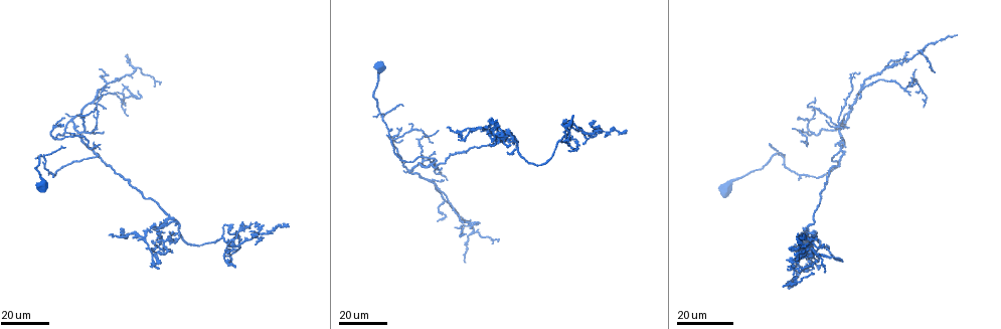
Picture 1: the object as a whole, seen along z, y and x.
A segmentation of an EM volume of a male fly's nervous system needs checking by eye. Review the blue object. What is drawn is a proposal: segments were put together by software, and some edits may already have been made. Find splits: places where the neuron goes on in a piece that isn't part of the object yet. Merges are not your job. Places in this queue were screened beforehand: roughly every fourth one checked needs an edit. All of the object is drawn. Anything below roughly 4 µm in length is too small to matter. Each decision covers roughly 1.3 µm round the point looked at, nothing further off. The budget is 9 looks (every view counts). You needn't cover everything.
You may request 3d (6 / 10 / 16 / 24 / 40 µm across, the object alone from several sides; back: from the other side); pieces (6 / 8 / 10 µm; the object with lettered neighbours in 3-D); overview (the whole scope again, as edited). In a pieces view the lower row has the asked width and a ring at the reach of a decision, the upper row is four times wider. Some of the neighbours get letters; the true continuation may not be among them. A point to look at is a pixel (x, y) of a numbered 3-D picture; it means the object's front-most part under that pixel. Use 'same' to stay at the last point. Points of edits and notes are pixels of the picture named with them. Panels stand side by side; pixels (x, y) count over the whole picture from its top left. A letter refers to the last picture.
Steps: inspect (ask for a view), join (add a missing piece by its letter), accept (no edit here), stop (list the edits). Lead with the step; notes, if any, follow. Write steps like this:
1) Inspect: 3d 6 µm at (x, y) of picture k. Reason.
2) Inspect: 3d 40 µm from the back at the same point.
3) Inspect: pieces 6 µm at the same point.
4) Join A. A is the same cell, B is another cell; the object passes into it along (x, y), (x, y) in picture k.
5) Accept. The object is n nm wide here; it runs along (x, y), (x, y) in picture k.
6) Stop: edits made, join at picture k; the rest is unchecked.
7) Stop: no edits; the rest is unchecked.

Inspect: 3d 16 µm at (108, 234) of picture 1. End of a long branch.

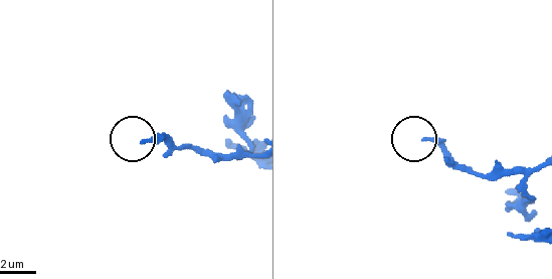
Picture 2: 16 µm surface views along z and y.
Inspect: pieces 8 µm at (424, 138) of picture 2.

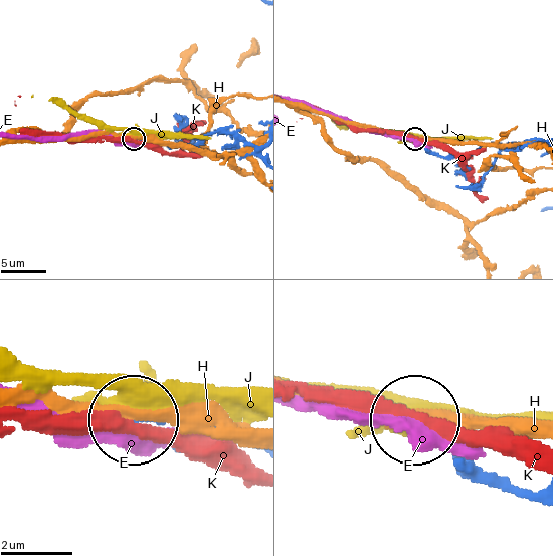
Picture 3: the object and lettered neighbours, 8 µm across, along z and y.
Accept. The object is 190 nm wide here; E, H, J and K are other cells; it runs along (532, 489), (488, 477), (418, 419) in picture 3; none of them fits.

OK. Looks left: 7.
Inspect: 3d 24 µm at (816, 231) of picture 1. Branch stops here.

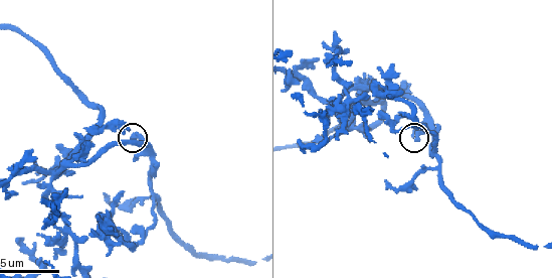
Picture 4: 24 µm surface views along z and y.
Inspect: pieces 8 µm at (413, 137) of picture 4.

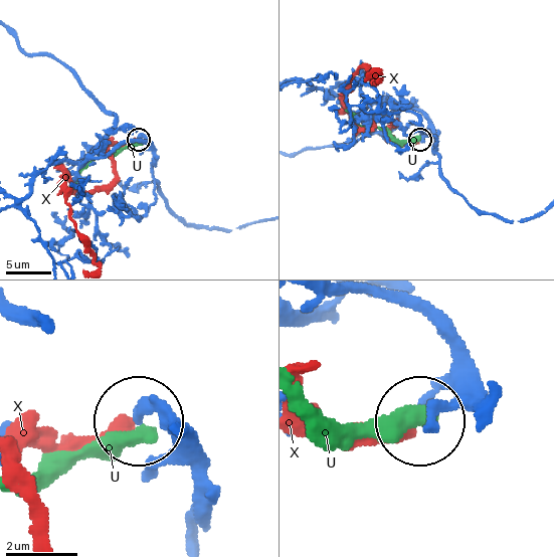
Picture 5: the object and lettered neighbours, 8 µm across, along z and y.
Accept. U and X are other cells; it runs along (385, 299), (412, 308), (448, 353), (445, 380), (421, 422) in picture 5; none of them fits.

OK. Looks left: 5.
Inspect: 3d 24 µm at (464, 234) of picture 1. Tapers out.

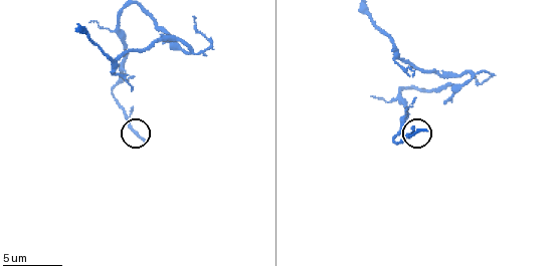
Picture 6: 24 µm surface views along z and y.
Inspect: pieces 8 µm at (426, 128) of picture 6.

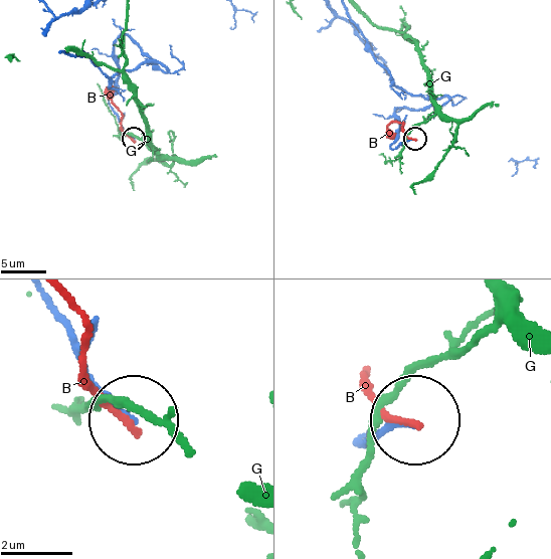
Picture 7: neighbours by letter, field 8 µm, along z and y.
Accept. B and G are other cells; it runs along (149, 57), (127, 36), (117, 40), (109, 101), (133, 138) in picture 7; none of them fits.

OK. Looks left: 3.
Inspect: pieces 10 µm at (194, 17) of picture 6. Free end.

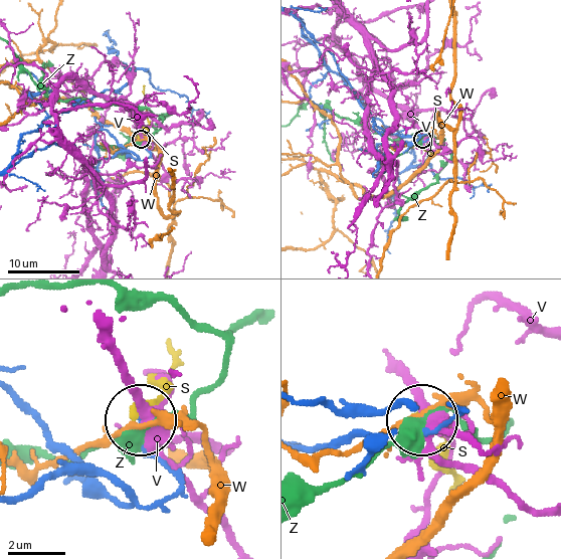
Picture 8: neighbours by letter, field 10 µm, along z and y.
Accept. S, V, W and Z are other cells; none of them fits.

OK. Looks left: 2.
Stop: no edits; the rest is unchecked.

